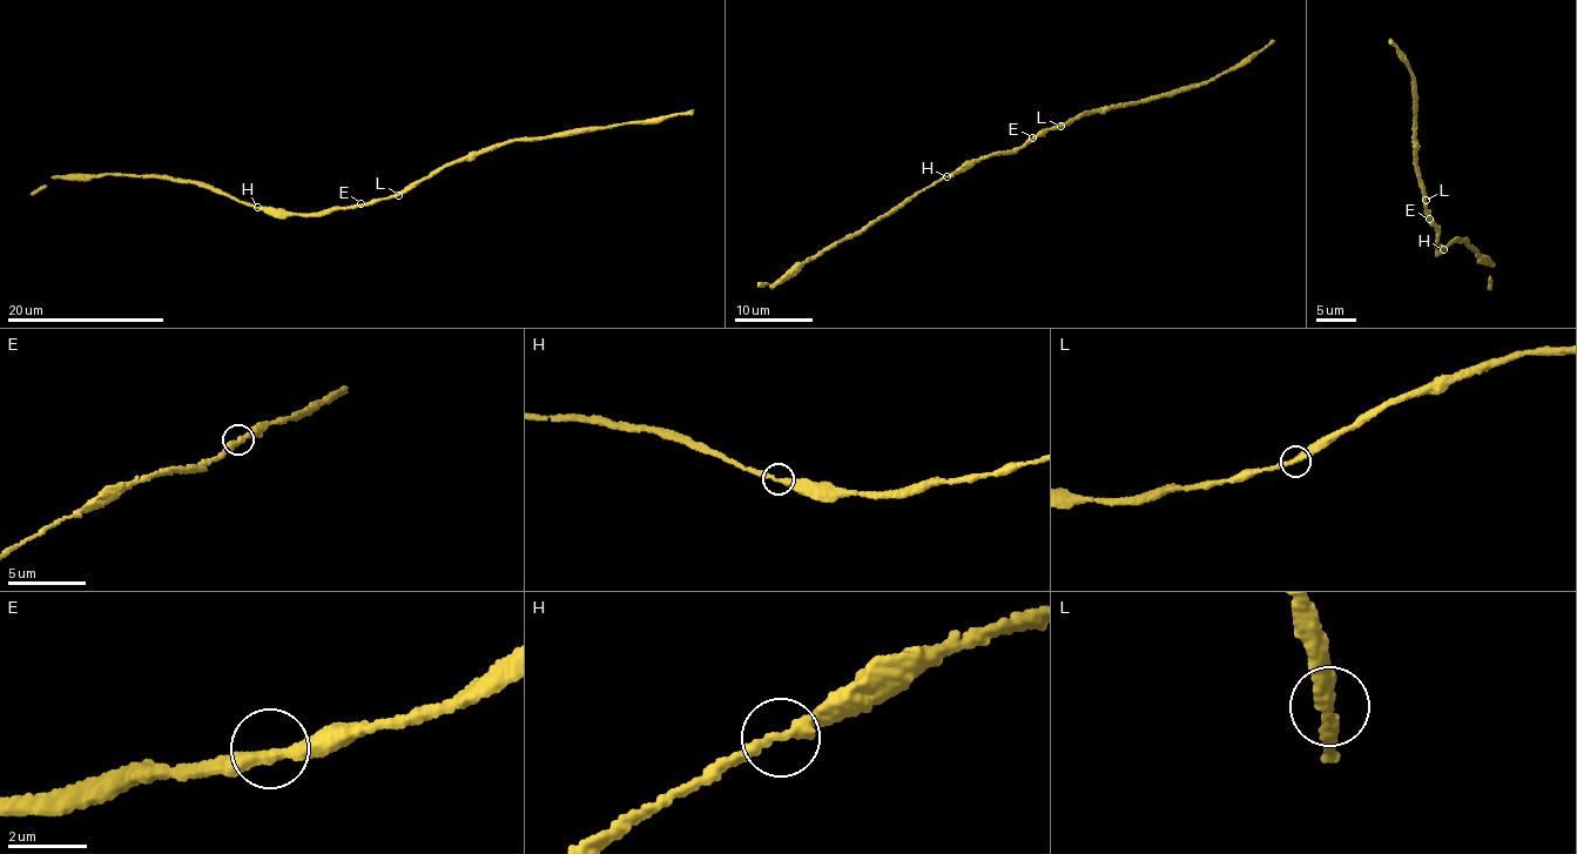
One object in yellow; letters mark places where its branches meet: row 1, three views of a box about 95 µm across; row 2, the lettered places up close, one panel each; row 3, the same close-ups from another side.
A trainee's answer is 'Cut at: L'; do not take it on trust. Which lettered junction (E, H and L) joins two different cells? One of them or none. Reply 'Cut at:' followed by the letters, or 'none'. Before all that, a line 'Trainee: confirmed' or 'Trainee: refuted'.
Trainee: refuted
Cut at: none

